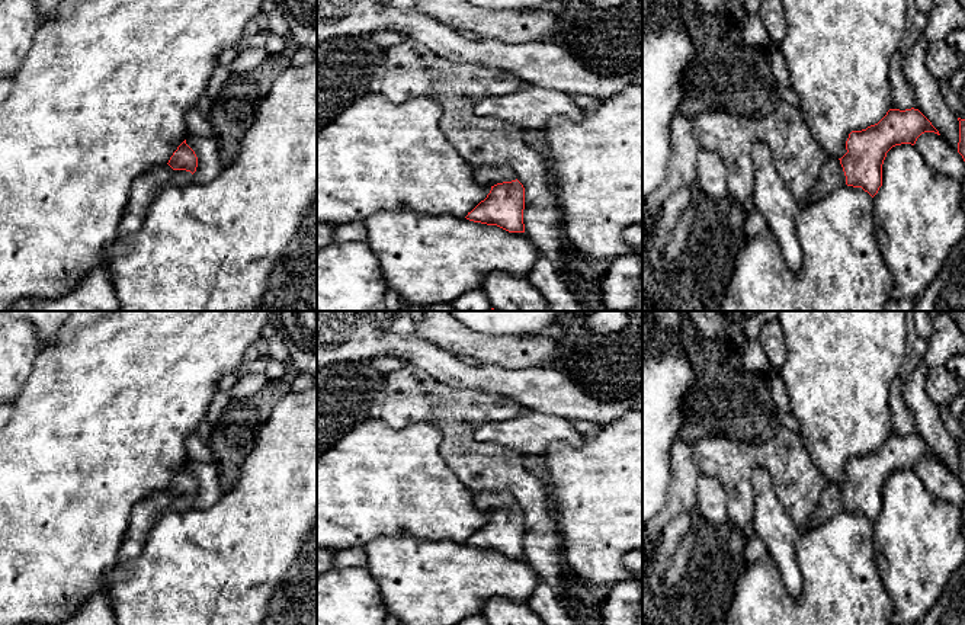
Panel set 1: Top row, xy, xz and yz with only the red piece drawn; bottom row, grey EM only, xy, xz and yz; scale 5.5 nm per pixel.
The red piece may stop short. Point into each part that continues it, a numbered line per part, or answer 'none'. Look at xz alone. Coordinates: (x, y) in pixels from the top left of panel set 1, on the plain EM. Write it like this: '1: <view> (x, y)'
1: xz (487, 500)

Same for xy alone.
1: xy (146, 513)

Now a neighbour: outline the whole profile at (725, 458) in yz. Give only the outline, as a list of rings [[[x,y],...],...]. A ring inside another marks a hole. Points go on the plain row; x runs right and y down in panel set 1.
[[[780,427],[773,438],[759,445],[748,445],[738,438],[711,436],[698,440],[693,446],[693,459],[700,474],[718,478],[728,496],[728,520],[744,529],[753,522],[754,497],[751,472],[754,467],[764,468],[773,487],[785,504],[786,512],[801,528],[814,513],[823,490],[830,483],[821,468],[812,461],[802,439],[786,427]]]

